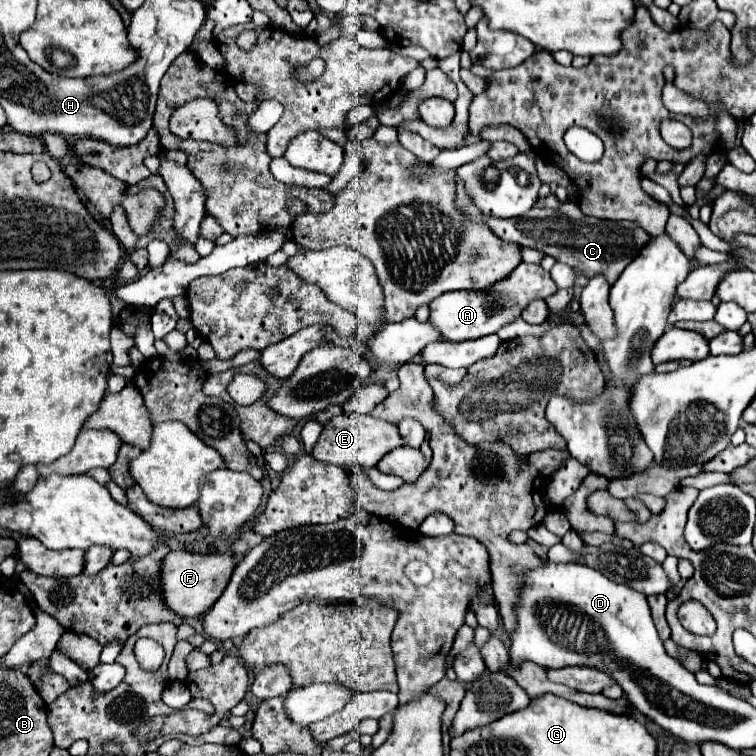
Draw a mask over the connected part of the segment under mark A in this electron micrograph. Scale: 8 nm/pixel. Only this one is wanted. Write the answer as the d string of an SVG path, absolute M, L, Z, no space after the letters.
M520 262L518 268L502 282L492 286L488 292L450 292L438 296L434 302L430 302L430 318L428 322L442 334L442 340L448 342L466 342L480 336L488 336L498 332L504 324L512 322L524 306L540 296L548 298L558 290L554 280L550 278L550 272L546 272L540 264L528 264Z

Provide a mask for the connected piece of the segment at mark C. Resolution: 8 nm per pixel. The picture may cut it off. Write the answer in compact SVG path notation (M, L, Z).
M562 202L558 210L528 210L522 218L486 218L488 228L504 242L518 242L526 248L536 248L556 262L568 264L586 278L604 276L614 284L622 270L636 258L640 248L648 242L648 234L634 222L610 222L588 218L580 212L578 204Z

